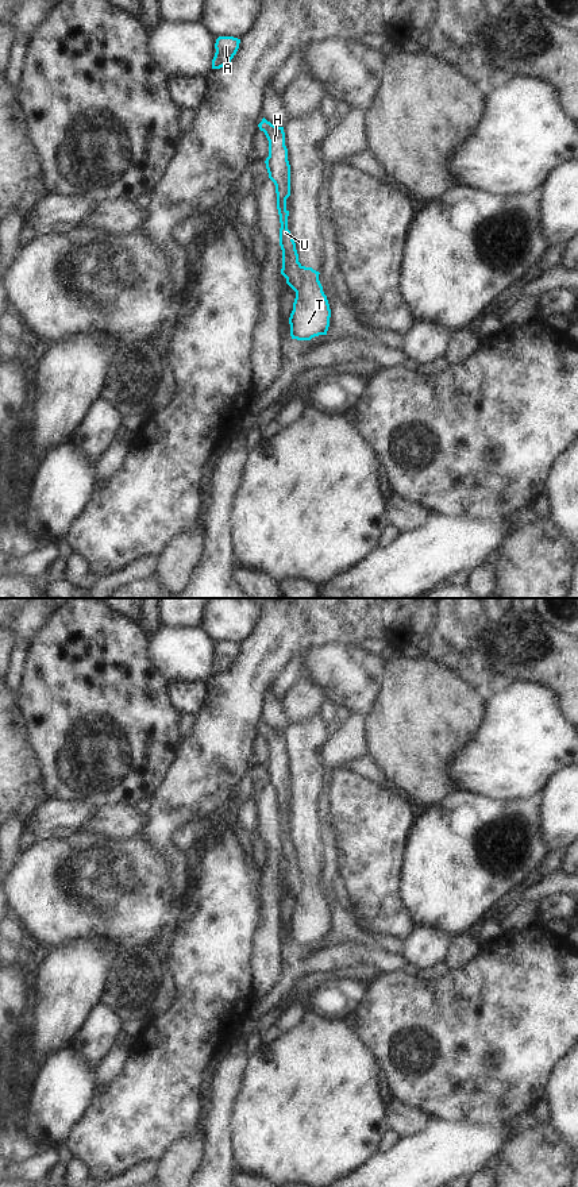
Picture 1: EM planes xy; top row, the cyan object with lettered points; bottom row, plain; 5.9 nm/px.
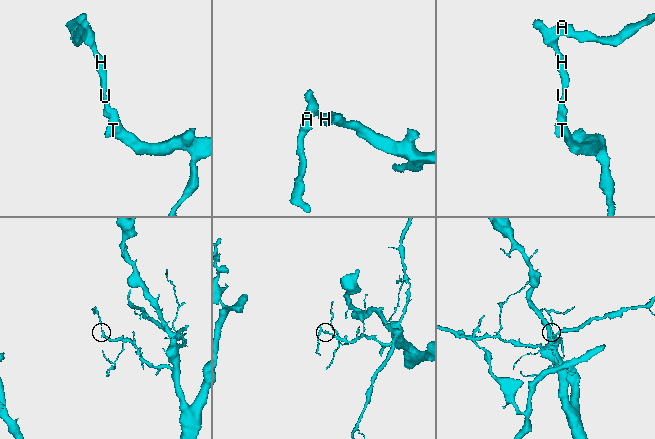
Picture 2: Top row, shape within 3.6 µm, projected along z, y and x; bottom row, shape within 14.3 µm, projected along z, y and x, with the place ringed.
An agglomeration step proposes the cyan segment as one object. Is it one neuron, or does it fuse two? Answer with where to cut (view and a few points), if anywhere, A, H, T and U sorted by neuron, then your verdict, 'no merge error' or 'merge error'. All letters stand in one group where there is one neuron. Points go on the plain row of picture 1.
xy (301, 871), (301, 887), (296, 897) | A H U / T | merge error

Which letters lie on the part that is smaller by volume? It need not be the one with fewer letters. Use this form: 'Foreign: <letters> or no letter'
Foreign: A, H, U.

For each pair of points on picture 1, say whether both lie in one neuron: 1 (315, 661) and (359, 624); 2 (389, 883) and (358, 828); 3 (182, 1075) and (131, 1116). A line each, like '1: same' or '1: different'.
1: different
2: same
3: same

